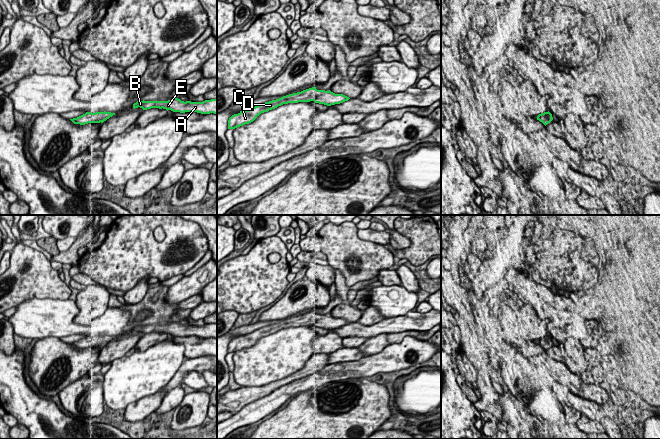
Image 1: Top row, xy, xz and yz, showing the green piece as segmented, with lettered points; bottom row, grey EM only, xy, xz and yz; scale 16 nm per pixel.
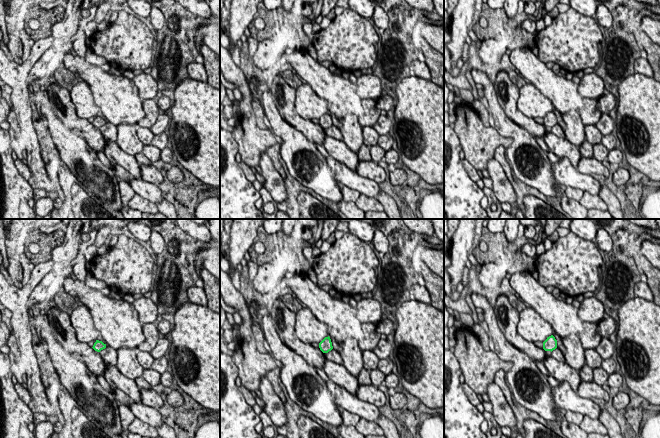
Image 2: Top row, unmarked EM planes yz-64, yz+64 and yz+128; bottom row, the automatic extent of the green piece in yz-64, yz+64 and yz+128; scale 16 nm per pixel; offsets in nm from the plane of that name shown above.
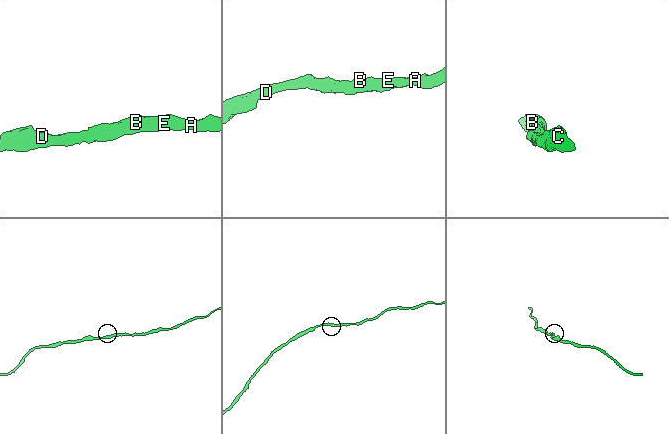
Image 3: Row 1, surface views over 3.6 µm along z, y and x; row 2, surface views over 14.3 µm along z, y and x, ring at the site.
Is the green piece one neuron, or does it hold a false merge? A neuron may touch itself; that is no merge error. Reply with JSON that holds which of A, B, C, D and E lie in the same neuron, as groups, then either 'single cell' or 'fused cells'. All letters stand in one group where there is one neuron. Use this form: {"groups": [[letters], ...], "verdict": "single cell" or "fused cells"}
{"groups": [["A", "B", "C", "D", "E"]], "verdict": "single cell"}

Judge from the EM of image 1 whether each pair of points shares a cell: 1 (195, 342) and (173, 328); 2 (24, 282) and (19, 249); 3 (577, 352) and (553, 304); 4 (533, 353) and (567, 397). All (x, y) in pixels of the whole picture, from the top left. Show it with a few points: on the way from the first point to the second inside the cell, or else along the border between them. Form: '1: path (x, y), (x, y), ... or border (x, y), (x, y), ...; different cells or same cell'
1: path (190, 337), (178, 331); same cell
2: path (21, 274), (18, 271), (19, 257); same cell
3: path (571, 340), (570, 332), (564, 326), (562, 316); same cell
4: border (582, 382), (579, 395), (574, 394), (570, 390); different cells

